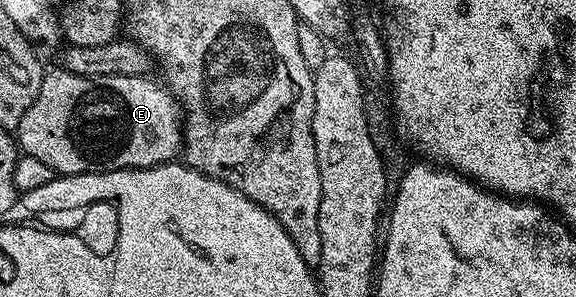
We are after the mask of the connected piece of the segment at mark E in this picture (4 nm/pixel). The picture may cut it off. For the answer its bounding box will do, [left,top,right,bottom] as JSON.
[17,69,184,175]

